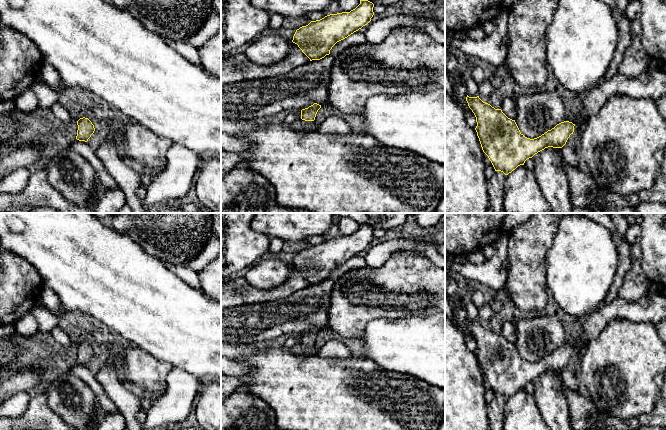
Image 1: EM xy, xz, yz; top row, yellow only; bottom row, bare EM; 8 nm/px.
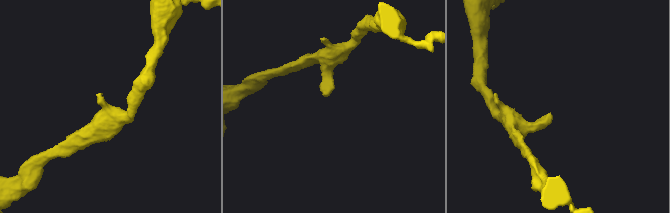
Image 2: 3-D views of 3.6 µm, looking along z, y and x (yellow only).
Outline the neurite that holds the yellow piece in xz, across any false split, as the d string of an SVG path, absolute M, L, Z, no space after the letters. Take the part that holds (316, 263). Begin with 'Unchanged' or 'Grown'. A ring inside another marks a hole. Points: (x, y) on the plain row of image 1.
Unchanged. M360 224L360 228L350 236L330 238L296 254L292 266L297 268L302 276L312 284L320 284L330 278L332 271L354 256L367 249L374 239L374 228L368 224Z

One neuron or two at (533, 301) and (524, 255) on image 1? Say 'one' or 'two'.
one

